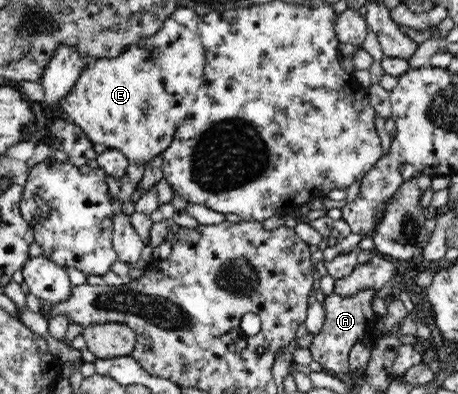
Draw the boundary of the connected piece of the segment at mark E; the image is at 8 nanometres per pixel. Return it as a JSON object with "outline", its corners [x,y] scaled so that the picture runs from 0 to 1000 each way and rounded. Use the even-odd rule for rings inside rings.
{"outline":[[[367,43],[354,71],[328,96],[306,102],[253,147],[210,150],[205,168],[188,168],[162,223],[131,259],[146,305],[170,317],[207,365],[262,378],[286,416],[323,416],[341,393],[354,391],[380,355],[382,335],[410,279],[428,256],[430,228],[443,211],[450,142],[432,86]]]}

